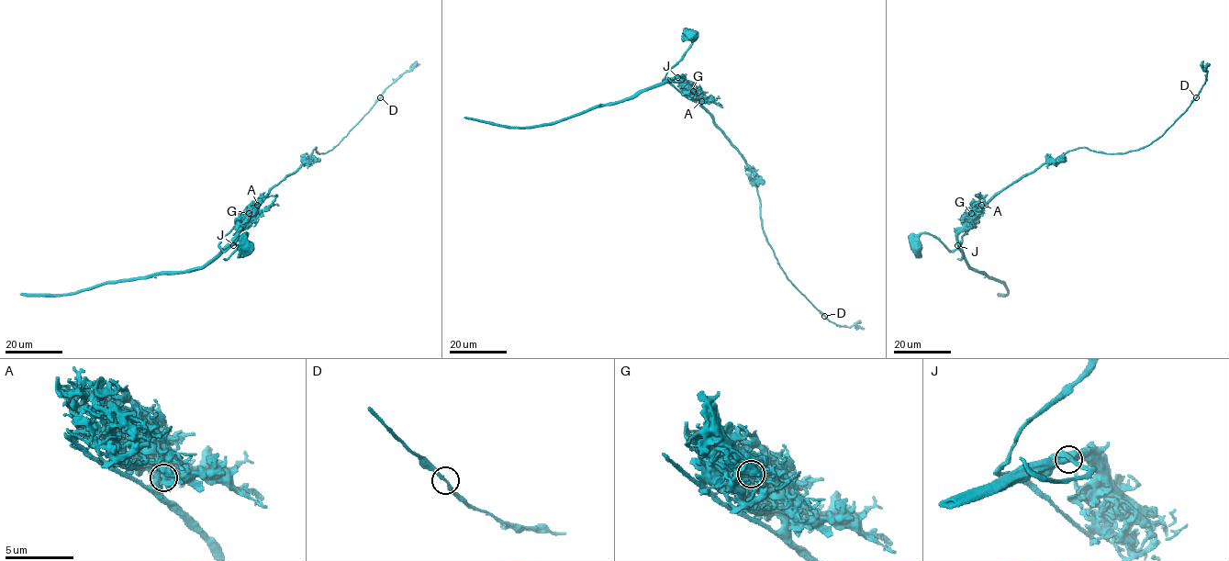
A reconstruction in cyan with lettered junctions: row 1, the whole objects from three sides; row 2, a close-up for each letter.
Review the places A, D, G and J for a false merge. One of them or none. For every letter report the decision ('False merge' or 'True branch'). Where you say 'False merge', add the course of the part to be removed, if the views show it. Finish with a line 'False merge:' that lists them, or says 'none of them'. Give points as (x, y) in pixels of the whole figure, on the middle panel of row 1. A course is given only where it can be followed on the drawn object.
A: True branch
D: True branch
G: False merge. Course of the part to remove: (692, 91), (678, 77), (668, 78), (618, 102), (597, 105), (553, 122), (530, 127), (499, 126), (463, 117)
J: True branch
False merge: G

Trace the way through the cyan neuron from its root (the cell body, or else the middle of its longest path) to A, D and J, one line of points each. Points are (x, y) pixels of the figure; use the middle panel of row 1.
A: (693, 35), (690, 48), (663, 80), (688, 98), (701, 101)
D: (693, 35), (690, 48), (663, 80), (704, 108), (741, 154), (754, 176), (764, 233), (776, 263), (825, 316)
J: (693, 35), (690, 48), (663, 80), (680, 92), (683, 80), (677, 77)

